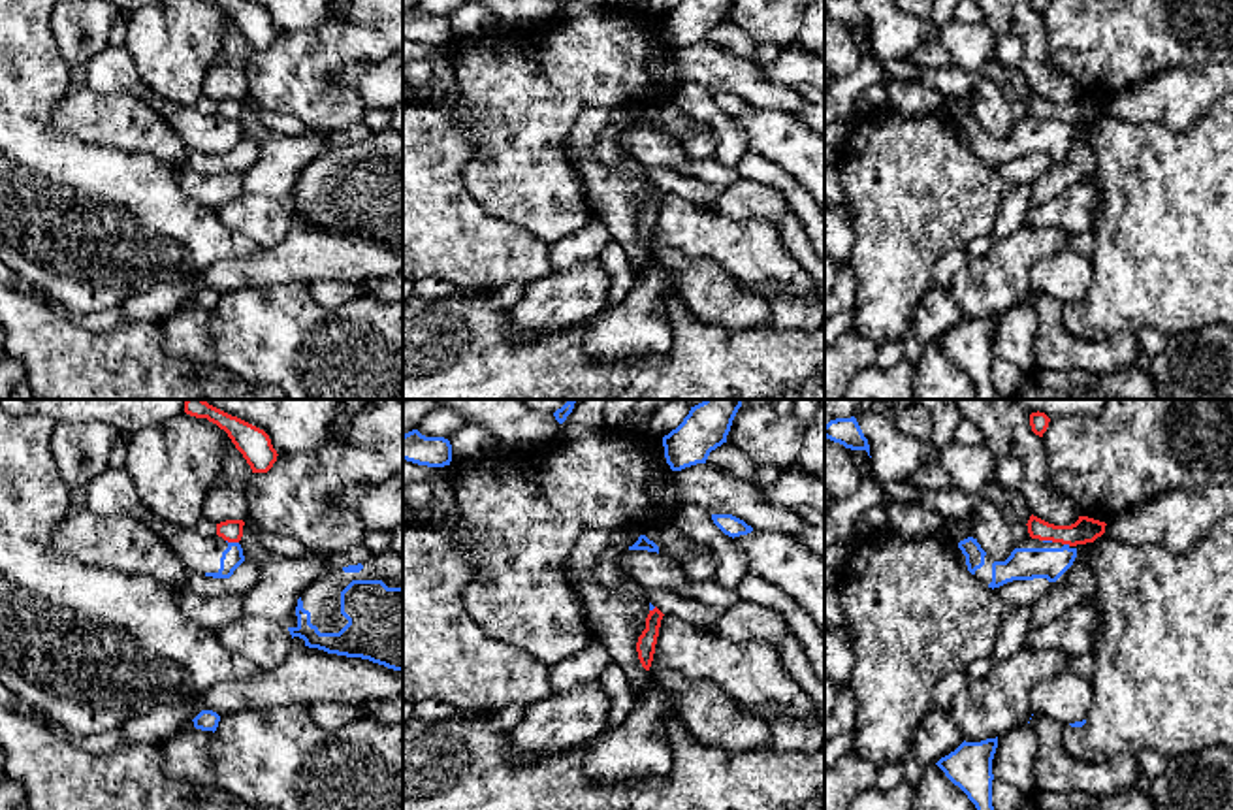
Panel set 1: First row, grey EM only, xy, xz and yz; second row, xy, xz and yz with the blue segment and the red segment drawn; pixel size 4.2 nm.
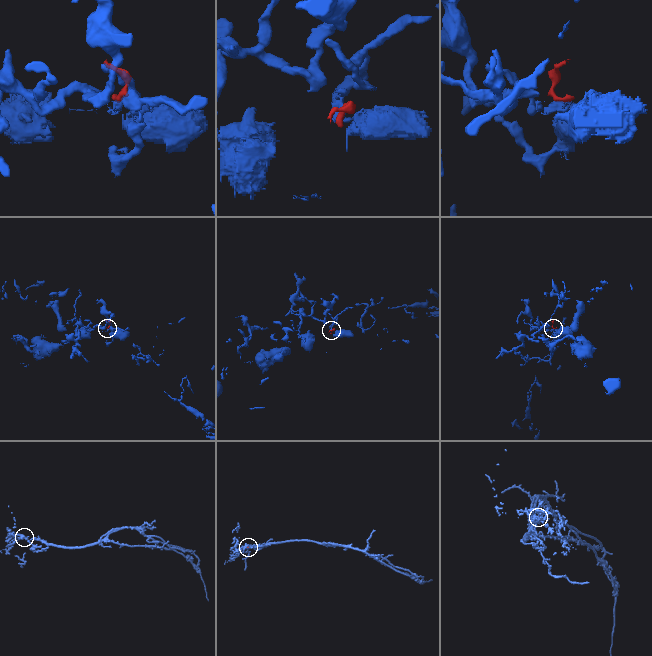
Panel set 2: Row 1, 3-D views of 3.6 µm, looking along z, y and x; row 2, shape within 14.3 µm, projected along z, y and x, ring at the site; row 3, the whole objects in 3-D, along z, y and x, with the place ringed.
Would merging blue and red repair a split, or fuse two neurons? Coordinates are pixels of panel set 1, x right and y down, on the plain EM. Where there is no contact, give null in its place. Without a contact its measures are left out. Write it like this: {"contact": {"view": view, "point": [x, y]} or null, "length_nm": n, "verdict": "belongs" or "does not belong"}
{"contact": {"view": "xy", "point": [232, 121]}, "length_nm": 60, "verdict": "does not belong"}

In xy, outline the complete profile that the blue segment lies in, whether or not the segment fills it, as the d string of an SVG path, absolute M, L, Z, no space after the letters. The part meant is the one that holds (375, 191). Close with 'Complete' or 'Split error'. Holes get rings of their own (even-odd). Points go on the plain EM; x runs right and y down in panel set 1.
M388 126L358 143L324 147L297 177L296 194L297 203L288 209L305 224L403 251L403 134Z. Split error

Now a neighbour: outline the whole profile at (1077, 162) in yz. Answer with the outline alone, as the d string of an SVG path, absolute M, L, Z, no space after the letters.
M1094 121L1077 122L1077 136L1073 143L1056 158L1050 160L1045 173L1041 173L1032 183L1032 200L1030 207L1037 207L1062 192L1069 186L1096 175L1096 154L1090 145L1090 132L1096 126Z

